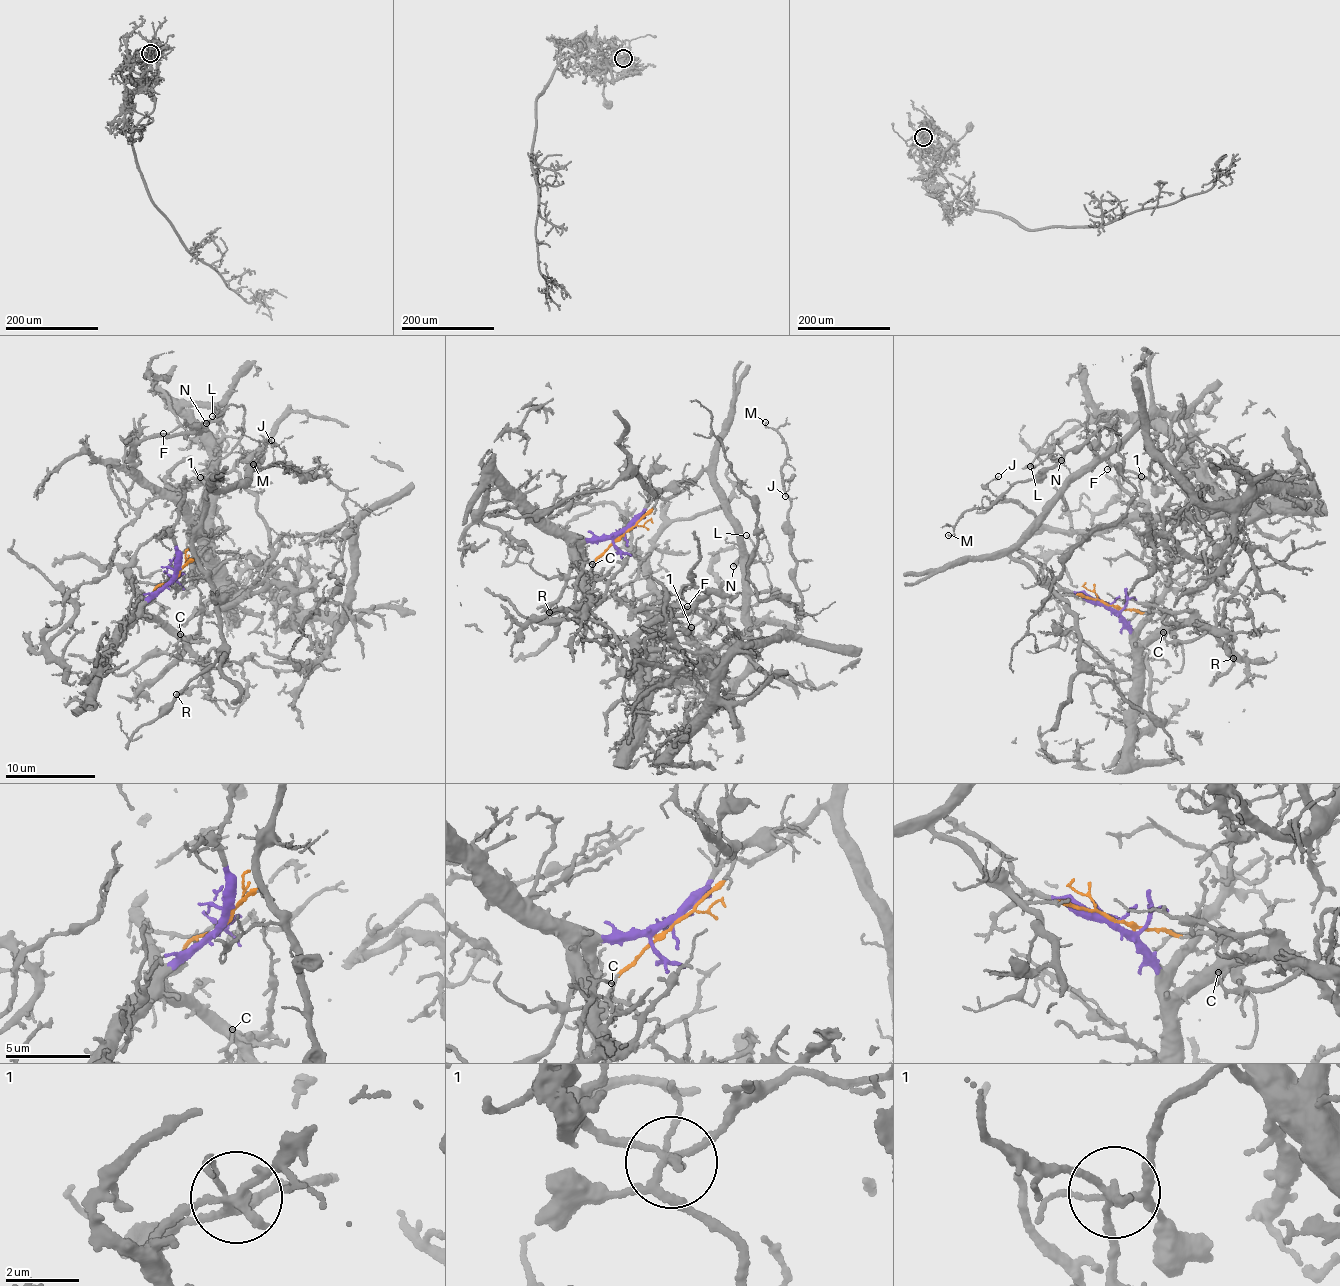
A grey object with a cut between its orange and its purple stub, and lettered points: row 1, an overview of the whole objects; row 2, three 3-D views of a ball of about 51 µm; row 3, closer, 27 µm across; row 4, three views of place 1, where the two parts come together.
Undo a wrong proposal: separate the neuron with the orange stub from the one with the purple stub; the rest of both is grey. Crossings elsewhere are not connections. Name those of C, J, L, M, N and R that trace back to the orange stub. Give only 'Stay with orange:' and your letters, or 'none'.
Stay with orange: J, L, M, N

